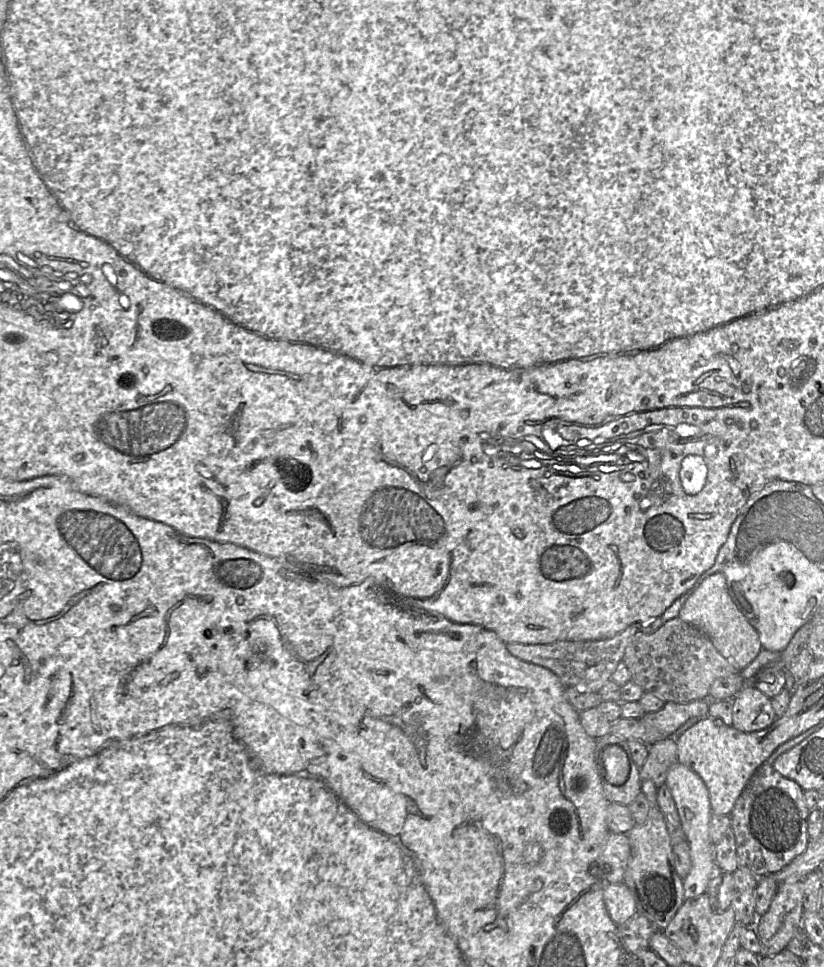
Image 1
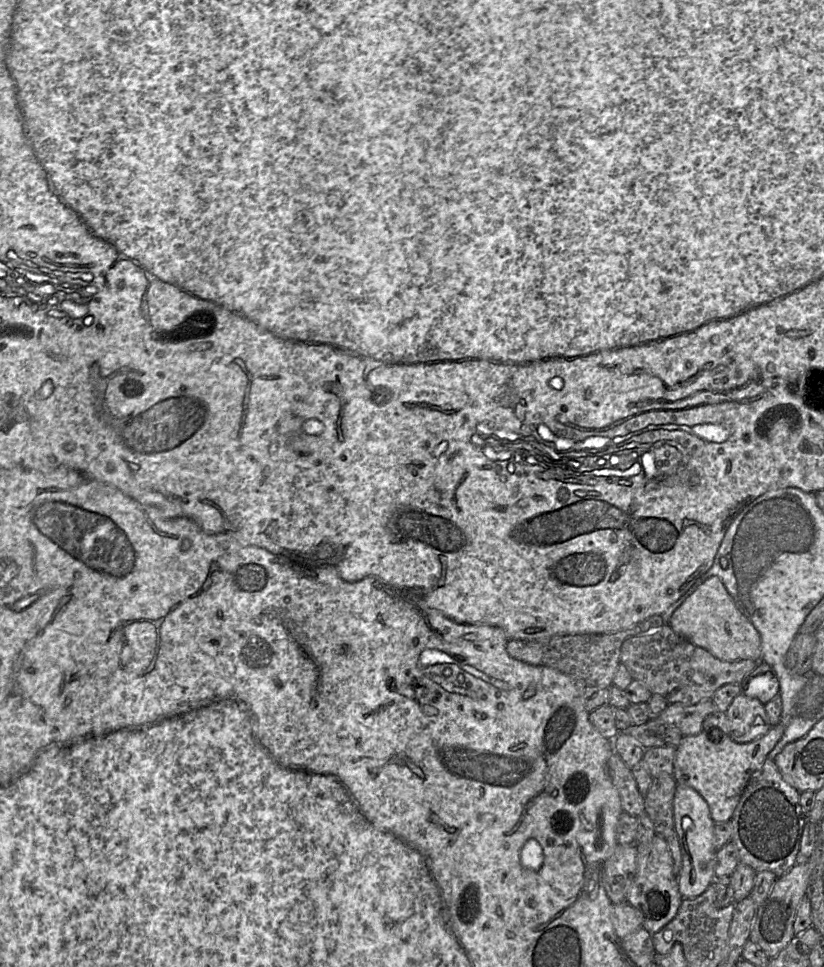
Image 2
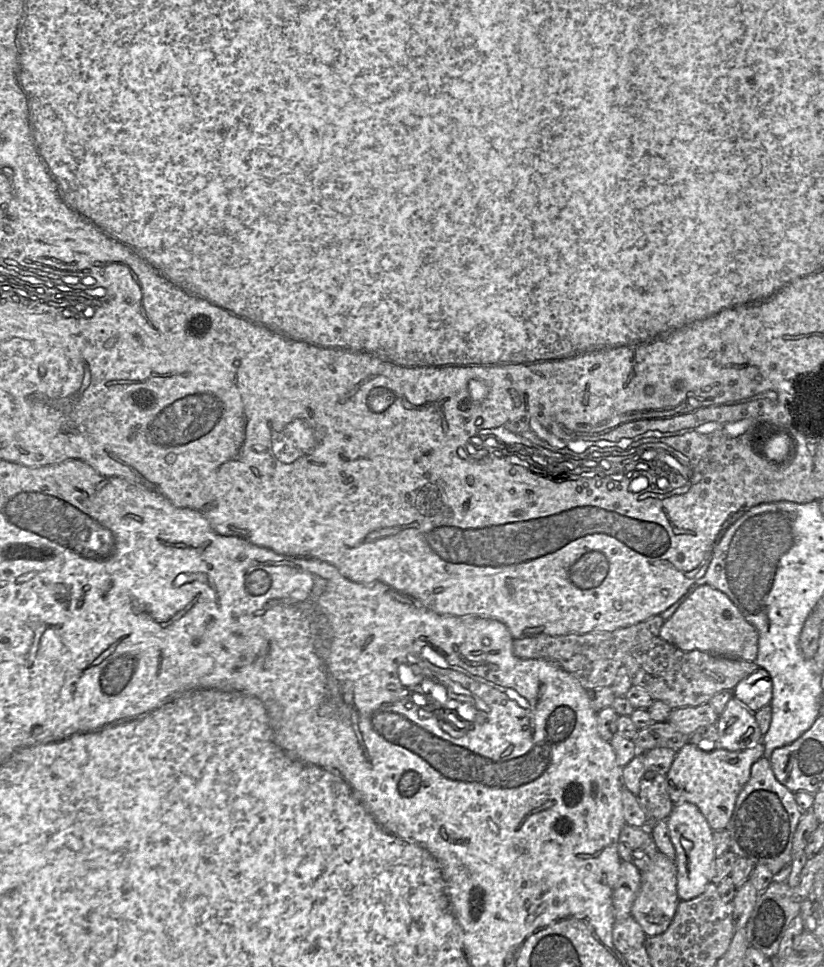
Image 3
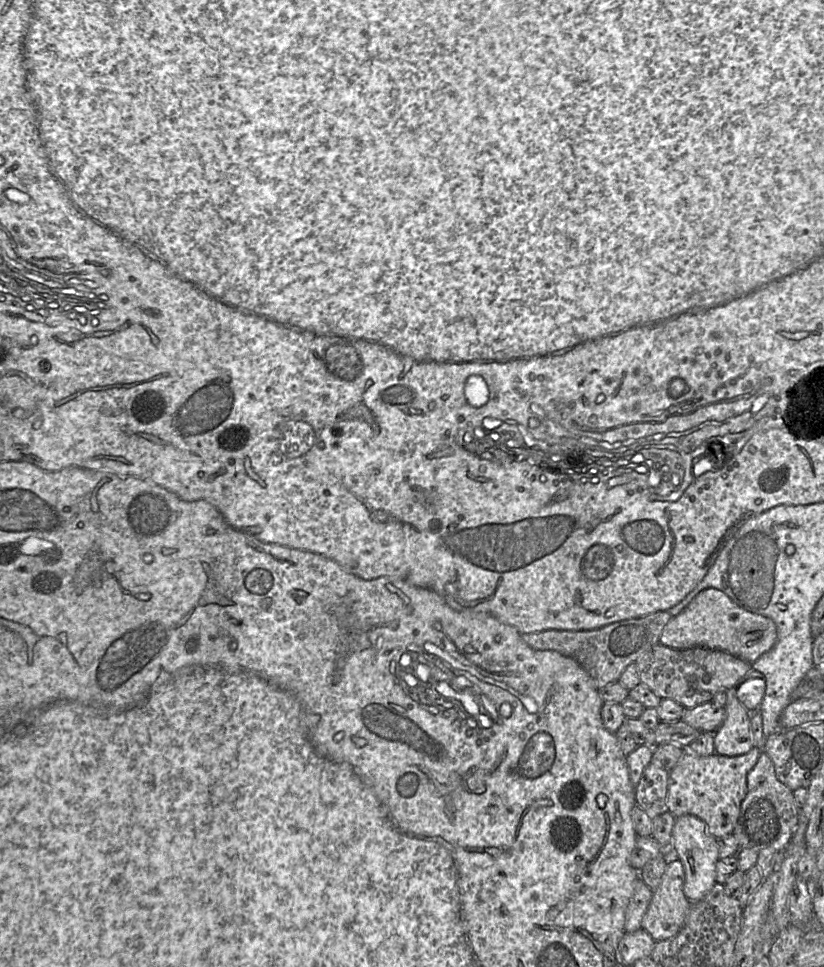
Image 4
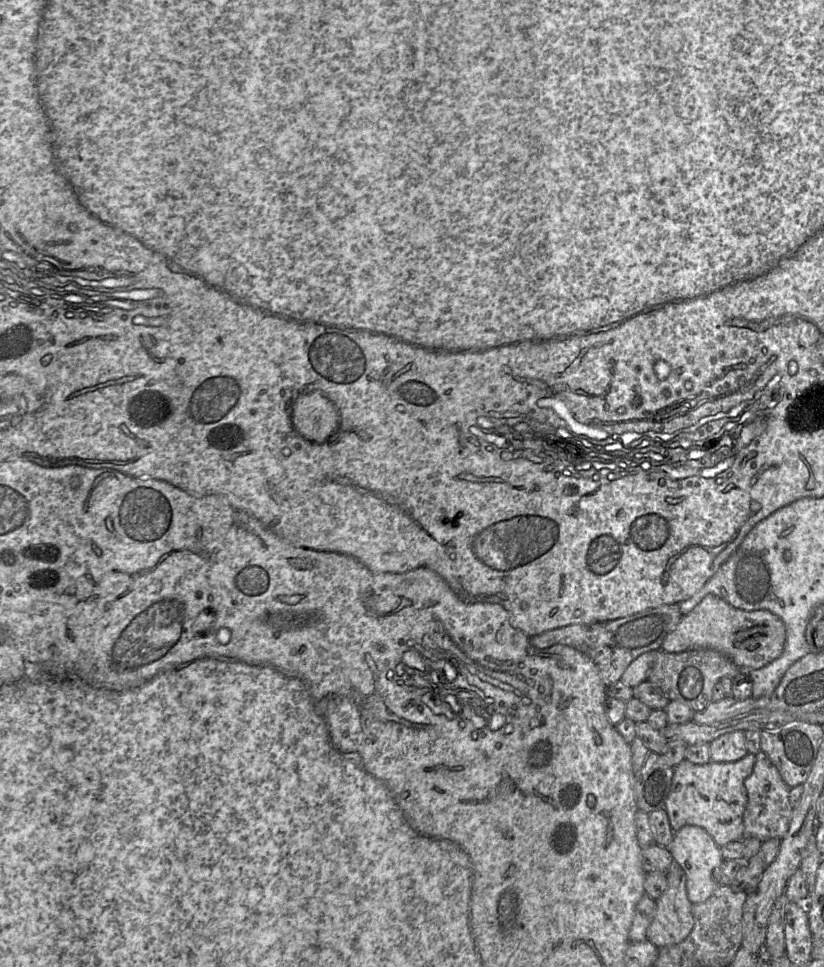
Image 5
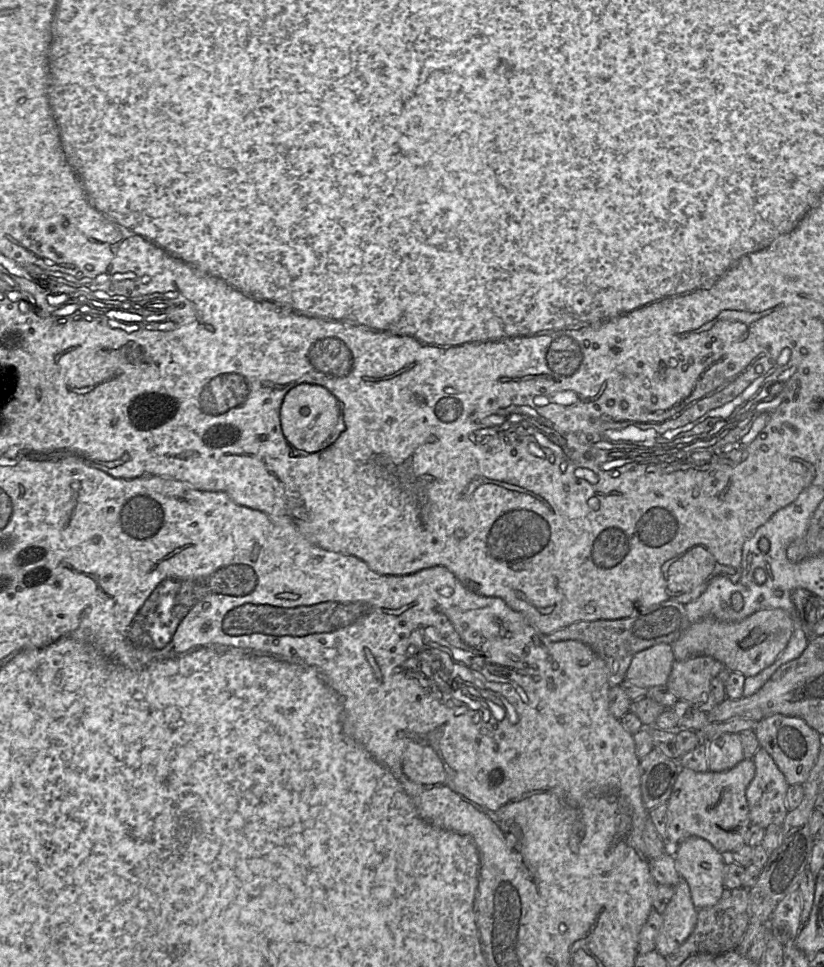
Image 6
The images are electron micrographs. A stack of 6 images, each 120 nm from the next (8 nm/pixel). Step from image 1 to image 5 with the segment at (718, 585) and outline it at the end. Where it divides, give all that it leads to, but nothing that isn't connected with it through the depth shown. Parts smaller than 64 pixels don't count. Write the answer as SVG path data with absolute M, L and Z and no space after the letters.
M708 594L690 613L682 616L676 628L664 639L661 650L680 653L692 649L713 649L731 659L741 670L754 670L779 658L784 651L785 643L786 627L777 615L767 610L741 610L713 594Z

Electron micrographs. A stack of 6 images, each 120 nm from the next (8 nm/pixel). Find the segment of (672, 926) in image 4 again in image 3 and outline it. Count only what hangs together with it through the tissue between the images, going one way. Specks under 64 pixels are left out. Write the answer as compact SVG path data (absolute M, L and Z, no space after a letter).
M659 850L649 868L640 872L640 889L633 903L631 916L642 927L647 937L665 932L675 916L680 902L677 892L677 872L676 861Z

